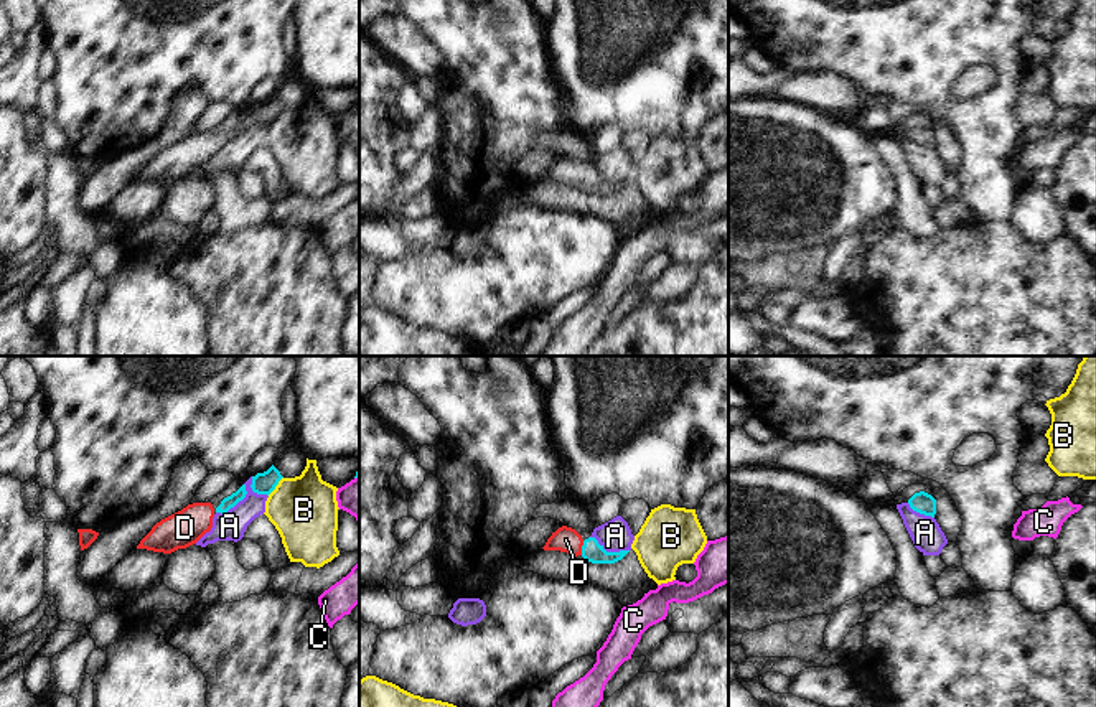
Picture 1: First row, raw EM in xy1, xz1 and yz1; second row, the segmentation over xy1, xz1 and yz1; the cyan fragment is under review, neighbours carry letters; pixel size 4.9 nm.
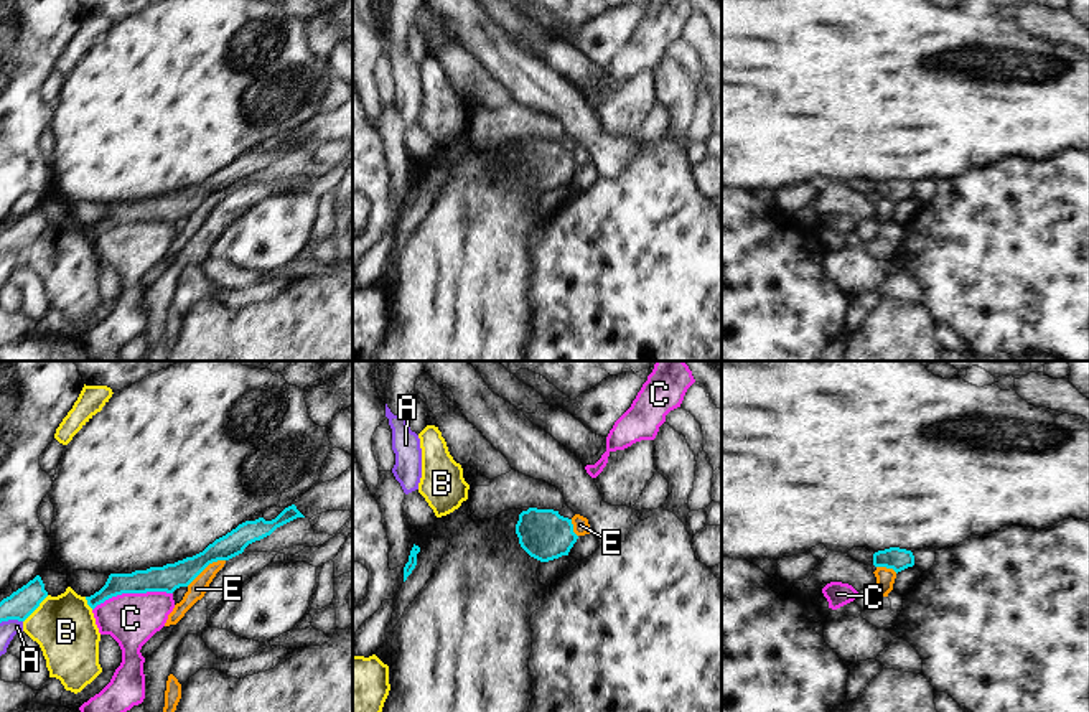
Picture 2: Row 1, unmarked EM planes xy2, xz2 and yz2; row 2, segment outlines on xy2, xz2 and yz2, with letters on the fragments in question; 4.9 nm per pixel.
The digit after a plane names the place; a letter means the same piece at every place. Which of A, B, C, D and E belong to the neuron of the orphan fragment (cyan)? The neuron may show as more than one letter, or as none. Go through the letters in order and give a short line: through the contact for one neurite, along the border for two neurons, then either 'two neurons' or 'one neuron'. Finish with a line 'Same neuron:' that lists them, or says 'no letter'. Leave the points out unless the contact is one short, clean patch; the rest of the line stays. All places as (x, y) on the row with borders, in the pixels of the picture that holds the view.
A: xy1 (244, 483), (246, 495), (226, 511), (216, 513) | two neurons
B: xy2 (48, 595), (23, 622) | two neurons
C: two neurons
D: xz1 (592, 551), (582, 547), (566, 539) | one neuron
E: xy2 (224, 559), (210, 562), (186, 585) | two neurons
Same neuron: D

